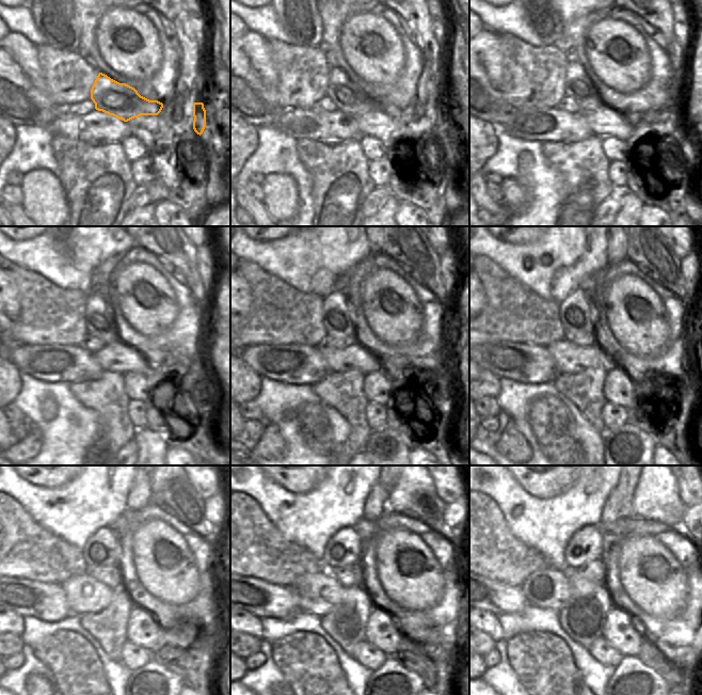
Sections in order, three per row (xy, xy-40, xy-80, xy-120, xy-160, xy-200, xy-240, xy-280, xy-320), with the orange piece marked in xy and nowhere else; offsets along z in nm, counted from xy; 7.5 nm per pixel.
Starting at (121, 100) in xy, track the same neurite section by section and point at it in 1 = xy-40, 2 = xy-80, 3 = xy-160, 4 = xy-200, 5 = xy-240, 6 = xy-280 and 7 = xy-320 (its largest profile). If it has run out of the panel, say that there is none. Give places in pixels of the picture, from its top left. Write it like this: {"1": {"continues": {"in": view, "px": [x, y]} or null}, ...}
{"1": {"continues": {"in": "xy-40", "px": [348, 97]}}, "2": {"continues": {"in": "xy-80", "px": [578, 87]}}, "3": {"continues": {"in": "xy-160", "px": [336, 320]}}, "4": {"continues": {"in": "xy-200", "px": [575, 316]}}, "5": {"continues": {"in": "xy-240", "px": [102, 549]}}, "6": {"continues": {"in": "xy-280", "px": [345, 548]}}, "7": {"continues": {"in": "xy-320", "px": [586, 546]}}}

